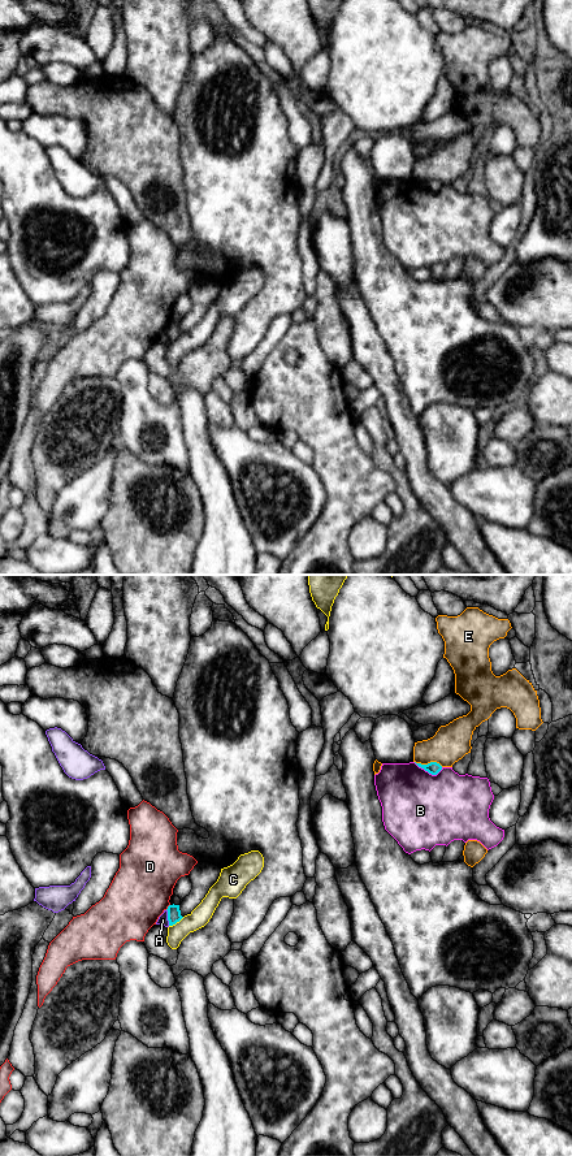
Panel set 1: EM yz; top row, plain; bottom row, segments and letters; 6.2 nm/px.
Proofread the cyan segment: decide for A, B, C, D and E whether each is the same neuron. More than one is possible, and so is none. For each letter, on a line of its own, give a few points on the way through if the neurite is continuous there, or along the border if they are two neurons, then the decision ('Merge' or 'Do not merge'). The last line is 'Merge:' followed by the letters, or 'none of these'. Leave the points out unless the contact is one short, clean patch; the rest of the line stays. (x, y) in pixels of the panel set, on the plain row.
A: Boundary: yz (167, 327), (169, 342). Do not merge
B: Do not merge
C: Do not merge
D: Boundary: yz (169, 321), (165, 327). Do not merge
E: Do not merge
Merge: none of these

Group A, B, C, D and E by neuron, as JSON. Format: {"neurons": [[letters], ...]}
{"neurons": [["A"], ["B"], ["C"], ["D"], ["E"]]}

